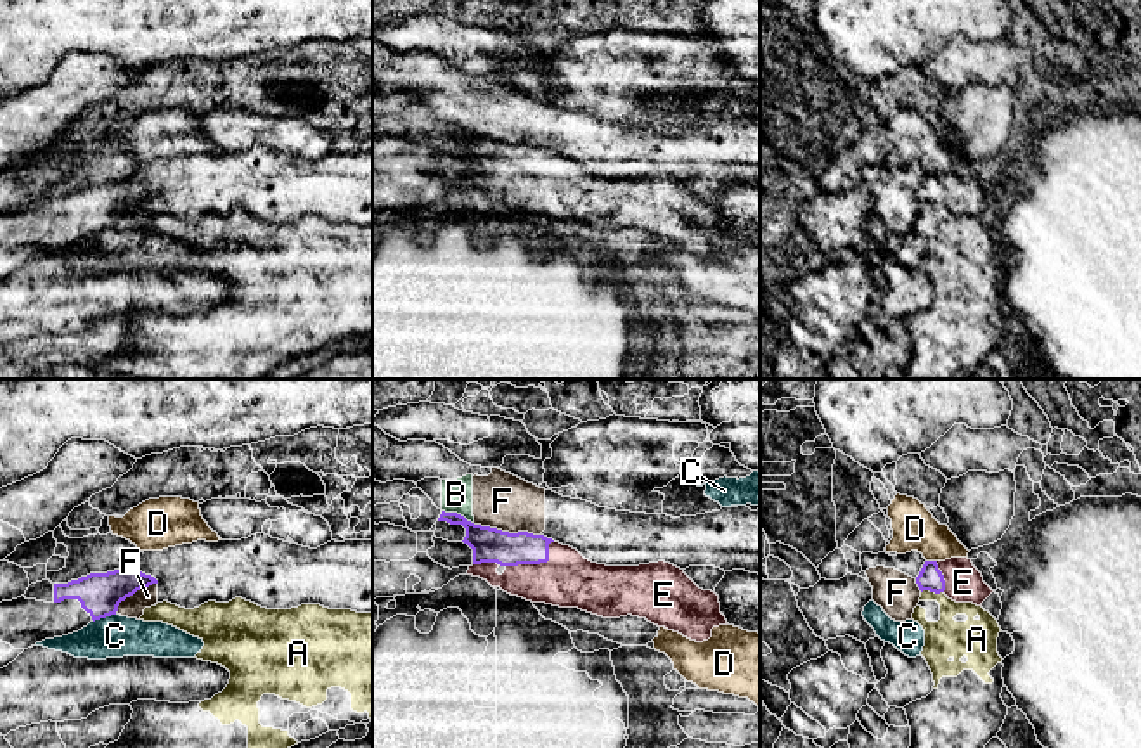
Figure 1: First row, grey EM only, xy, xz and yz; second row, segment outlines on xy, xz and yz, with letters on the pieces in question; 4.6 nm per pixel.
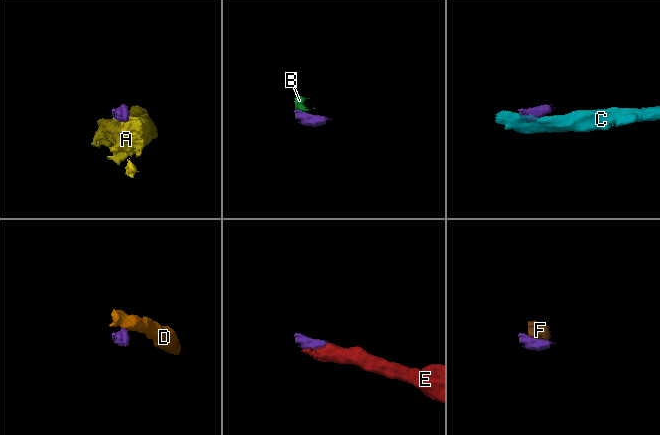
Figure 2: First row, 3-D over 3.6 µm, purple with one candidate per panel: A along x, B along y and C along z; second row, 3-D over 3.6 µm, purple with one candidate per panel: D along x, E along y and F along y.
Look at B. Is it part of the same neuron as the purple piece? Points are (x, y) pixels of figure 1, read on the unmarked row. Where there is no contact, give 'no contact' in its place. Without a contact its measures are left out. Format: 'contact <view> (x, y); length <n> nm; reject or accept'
contact xz (456, 125); length 170 nm; reject

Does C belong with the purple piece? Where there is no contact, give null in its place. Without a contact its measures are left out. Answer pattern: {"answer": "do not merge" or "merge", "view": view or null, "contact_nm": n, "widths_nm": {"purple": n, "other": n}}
{"answer": "do not merge", "view": "xy", "contact_nm": 120, "widths_nm": {"purple": 190, "other": 200}}

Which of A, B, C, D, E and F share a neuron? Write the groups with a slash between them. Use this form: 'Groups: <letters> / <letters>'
Groups: A / B F / C / D / E

